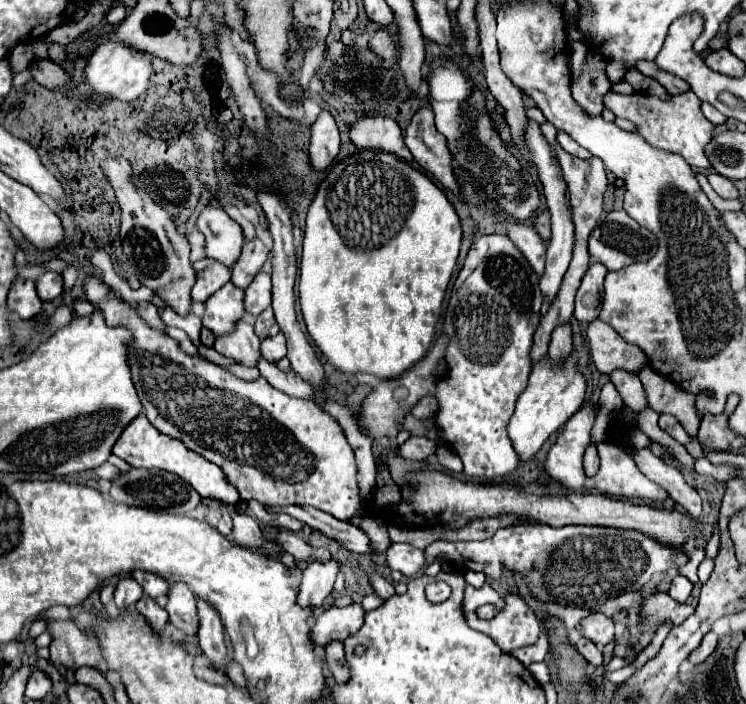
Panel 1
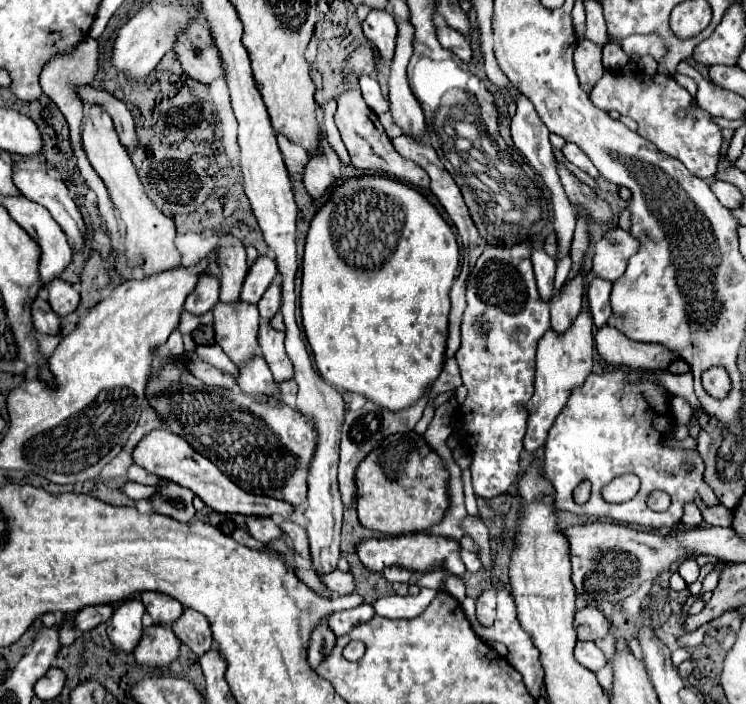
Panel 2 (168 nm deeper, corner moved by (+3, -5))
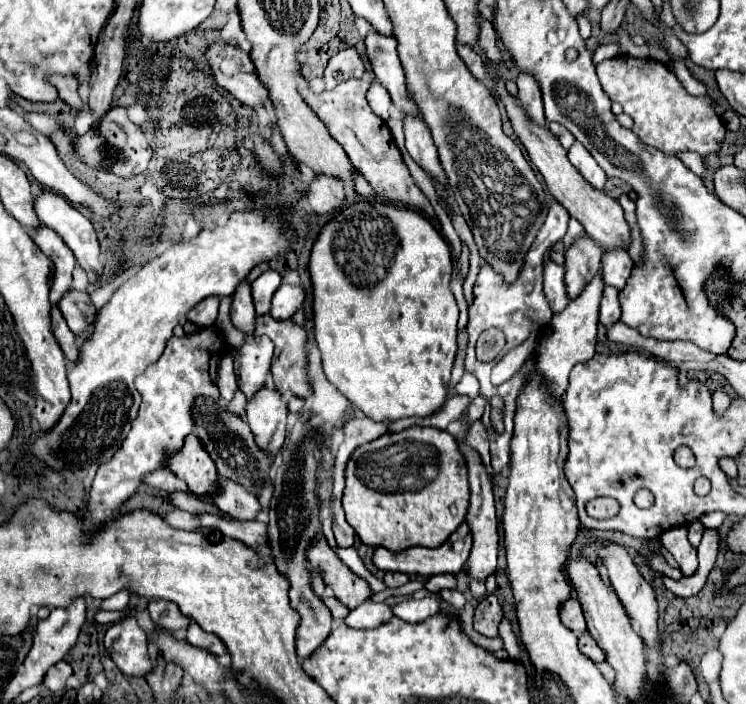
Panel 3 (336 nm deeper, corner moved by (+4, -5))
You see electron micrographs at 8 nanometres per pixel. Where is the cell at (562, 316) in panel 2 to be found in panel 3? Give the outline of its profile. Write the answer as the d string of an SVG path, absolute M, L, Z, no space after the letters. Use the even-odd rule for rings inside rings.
M588 236L576 238L570 250L566 250L564 282L570 302L576 300L584 286L588 286L588 282L592 282L592 278L598 274L602 252L604 250L596 246L596 242L592 242L592 238Z

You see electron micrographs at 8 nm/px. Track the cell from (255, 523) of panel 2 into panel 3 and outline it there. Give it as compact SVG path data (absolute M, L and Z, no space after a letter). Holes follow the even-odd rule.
M220 478L220 492L212 496L212 500L224 514L240 522L256 520L262 512L262 506L256 496L248 494L242 486L236 486L236 482L228 482L224 478Z

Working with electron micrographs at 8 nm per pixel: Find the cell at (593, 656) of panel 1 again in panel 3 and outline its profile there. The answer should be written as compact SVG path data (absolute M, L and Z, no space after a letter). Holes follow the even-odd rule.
M584 632L584 634L578 638L578 648L580 648L580 652L582 652L586 658L590 658L592 662L596 662L596 664L604 662L604 652L598 648L598 644L594 642L594 638L592 638L588 632Z

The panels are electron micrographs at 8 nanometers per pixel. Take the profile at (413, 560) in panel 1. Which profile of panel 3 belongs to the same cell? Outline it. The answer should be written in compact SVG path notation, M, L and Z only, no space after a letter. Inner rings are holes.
M386 572L384 574L384 584L388 588L398 588L398 586L404 586L406 582L410 582L408 574L402 574L402 572Z

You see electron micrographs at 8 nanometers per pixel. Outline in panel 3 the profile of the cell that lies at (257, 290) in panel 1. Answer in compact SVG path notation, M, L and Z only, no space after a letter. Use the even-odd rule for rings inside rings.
M282 284L272 296L270 316L274 320L288 320L304 302L304 290L300 286Z

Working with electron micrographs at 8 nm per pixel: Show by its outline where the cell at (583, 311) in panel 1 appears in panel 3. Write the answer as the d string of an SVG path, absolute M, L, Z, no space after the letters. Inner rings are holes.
M604 286L602 302L600 302L600 324L610 326L618 322L620 318L620 302L618 302L618 290L612 286Z

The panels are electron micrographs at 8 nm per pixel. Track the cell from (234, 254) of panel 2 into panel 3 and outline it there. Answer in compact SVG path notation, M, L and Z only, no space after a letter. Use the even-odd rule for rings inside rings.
M242 280L234 294L232 294L232 308L230 308L230 316L232 316L232 324L242 330L242 332L254 332L254 320L256 320L256 312L252 306L252 296L250 296L250 284L246 280Z

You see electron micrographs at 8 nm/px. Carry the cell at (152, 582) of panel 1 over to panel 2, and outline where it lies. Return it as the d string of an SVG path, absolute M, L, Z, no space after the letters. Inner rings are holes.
M143 592L141 602L145 604L145 610L151 614L155 624L171 624L183 612L183 606L175 598L169 598L167 594Z

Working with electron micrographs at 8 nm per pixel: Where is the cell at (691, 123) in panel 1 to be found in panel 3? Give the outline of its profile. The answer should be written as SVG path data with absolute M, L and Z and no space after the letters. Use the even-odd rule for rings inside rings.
M618 56L596 66L602 90L612 102L618 102L634 120L632 132L648 146L676 156L680 152L696 152L702 158L716 154L724 142L726 128L712 108L710 98L690 96L668 66L656 60L638 60Z

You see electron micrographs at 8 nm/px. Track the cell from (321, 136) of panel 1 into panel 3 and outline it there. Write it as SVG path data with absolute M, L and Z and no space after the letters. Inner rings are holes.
M318 174L314 182L308 186L308 202L316 214L334 212L344 202L342 180L336 176Z

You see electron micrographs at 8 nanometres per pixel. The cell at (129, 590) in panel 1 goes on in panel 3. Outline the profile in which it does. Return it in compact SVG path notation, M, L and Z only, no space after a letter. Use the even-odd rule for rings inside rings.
M134 616L112 624L106 630L104 646L114 660L114 664L128 676L144 676L152 670L152 660L148 656L148 642L144 630L136 624Z

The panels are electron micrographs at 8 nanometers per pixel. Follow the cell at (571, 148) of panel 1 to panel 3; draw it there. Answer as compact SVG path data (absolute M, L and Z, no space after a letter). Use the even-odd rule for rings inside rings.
M574 142L568 150L568 158L570 162L576 166L576 170L598 190L604 188L604 182L606 182L606 174L604 170L596 164L596 160L592 158L592 154L580 144L580 142Z

